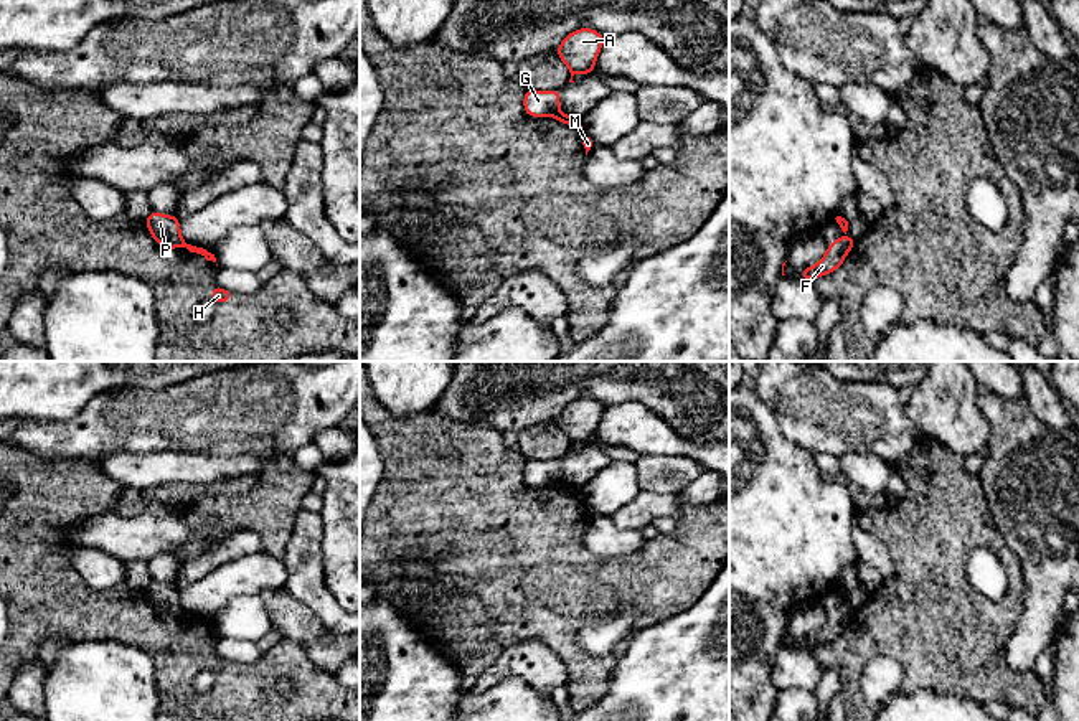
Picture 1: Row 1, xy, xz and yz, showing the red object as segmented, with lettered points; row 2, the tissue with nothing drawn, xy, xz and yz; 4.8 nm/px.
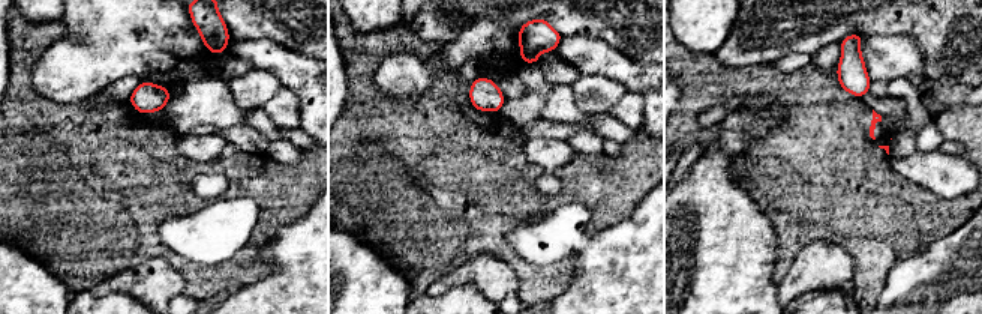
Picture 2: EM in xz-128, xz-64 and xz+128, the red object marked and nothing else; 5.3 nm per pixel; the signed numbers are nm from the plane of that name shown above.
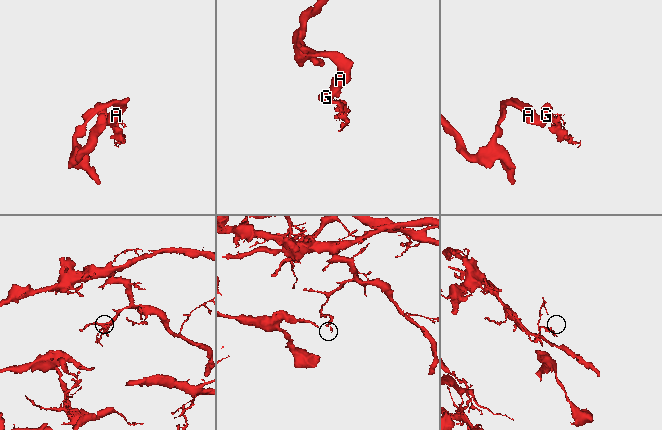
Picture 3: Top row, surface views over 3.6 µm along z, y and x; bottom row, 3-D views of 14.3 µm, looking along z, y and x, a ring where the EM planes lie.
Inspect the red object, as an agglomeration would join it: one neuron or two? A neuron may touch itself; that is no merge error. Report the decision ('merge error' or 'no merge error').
merge error

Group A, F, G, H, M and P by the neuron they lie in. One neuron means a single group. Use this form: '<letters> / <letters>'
A F G P / H M

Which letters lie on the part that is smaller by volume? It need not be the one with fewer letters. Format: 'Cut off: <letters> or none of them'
Cut off: H, M

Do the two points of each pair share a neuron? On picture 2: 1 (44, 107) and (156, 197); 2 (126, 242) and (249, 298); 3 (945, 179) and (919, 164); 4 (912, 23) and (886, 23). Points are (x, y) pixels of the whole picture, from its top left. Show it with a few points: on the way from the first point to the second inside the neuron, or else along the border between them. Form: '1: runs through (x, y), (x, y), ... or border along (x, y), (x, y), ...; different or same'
1: runs through (72, 135), (111, 175), (128, 175); same
2: border along (237, 287), (230, 293); different
3: runs through (939, 173), (925, 169); same
4: runs through (906, 23), (892, 23); same

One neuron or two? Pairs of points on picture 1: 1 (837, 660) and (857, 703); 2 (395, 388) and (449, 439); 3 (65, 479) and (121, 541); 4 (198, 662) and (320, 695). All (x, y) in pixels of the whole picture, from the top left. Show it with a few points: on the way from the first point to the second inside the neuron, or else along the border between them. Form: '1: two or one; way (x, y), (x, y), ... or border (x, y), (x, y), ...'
1: one; way (847, 670), (853, 693)
2: two; border (381, 403), (395, 414), (413, 414), (433, 408)
3: two; border (114, 510), (83, 518), (63, 533)
4: one; way (228, 670), (291, 672)

